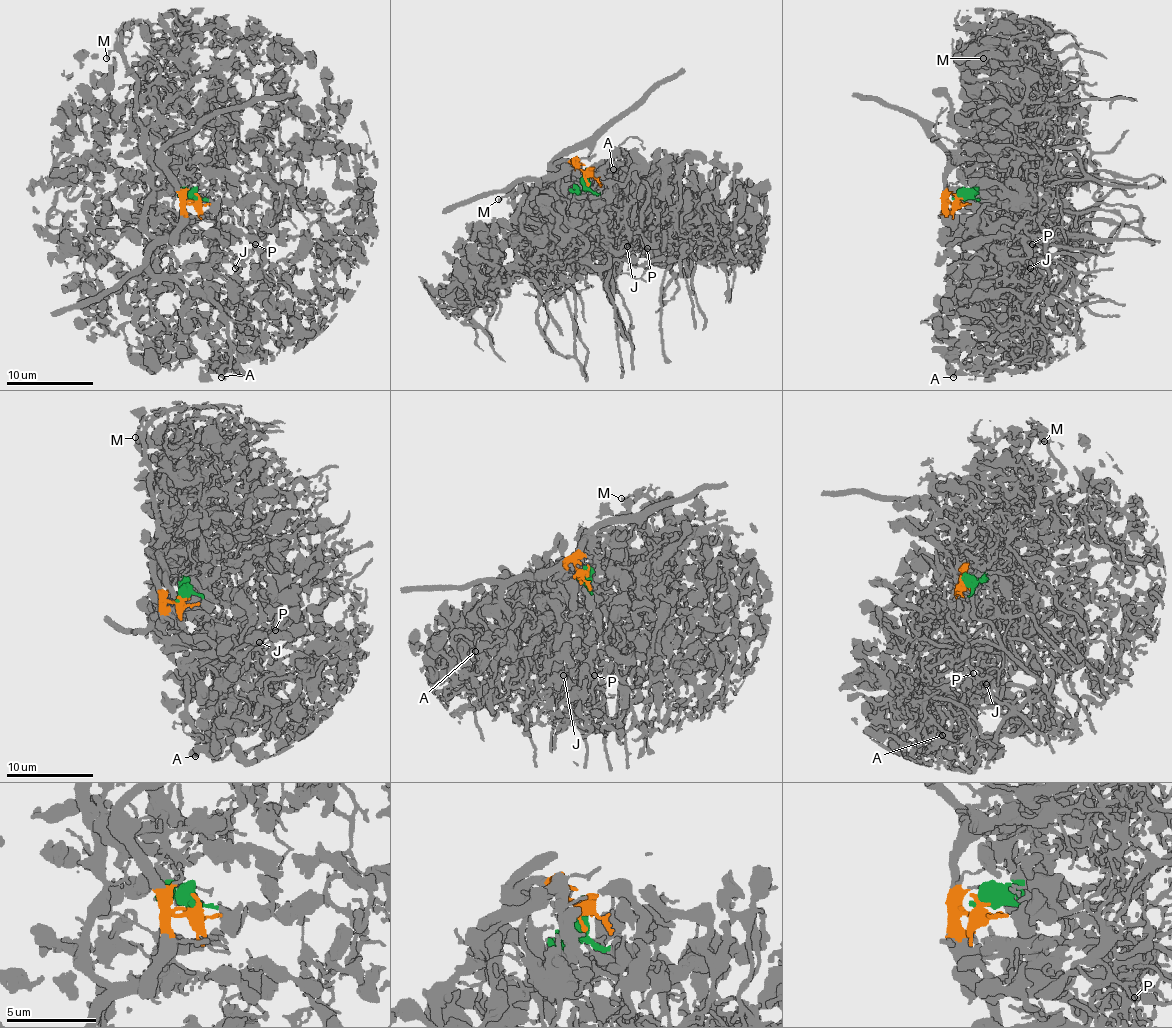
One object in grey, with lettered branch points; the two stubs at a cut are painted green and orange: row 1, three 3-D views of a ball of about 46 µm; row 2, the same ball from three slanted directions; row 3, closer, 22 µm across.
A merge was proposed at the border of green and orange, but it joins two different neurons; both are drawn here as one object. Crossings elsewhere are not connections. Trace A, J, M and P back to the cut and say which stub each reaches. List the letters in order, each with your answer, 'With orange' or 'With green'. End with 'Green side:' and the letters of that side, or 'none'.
A: With orange
J: With green
M: With orange
P: With green
Green side: J, P

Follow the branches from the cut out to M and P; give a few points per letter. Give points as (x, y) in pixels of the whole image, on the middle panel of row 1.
M: (588, 172), (577, 163), (569, 163), (538, 187), (542, 202), (529, 189), (499, 198)
P: (588, 172), (588, 185), (608, 202), (608, 231), (610, 233), (617, 229), (634, 233), (649, 220), (647, 248)

